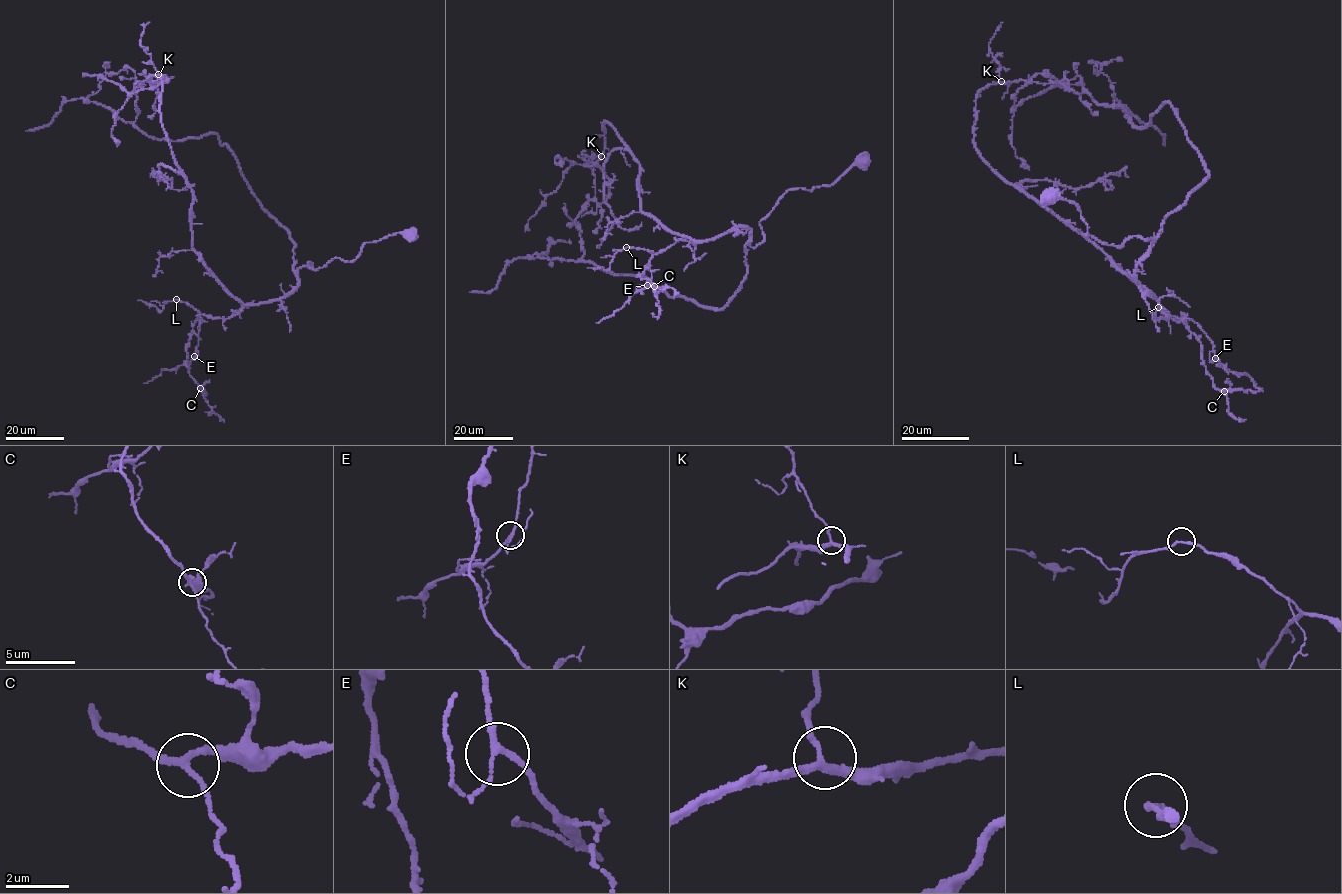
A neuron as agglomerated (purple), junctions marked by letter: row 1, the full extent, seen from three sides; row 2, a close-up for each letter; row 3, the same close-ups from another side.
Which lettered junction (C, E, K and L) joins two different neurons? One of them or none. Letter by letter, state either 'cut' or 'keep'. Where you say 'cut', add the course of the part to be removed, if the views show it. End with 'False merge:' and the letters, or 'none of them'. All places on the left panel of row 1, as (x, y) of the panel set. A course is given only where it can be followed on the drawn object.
C: keep
E: keep
K: keep
L: keep
False merge: none of them

